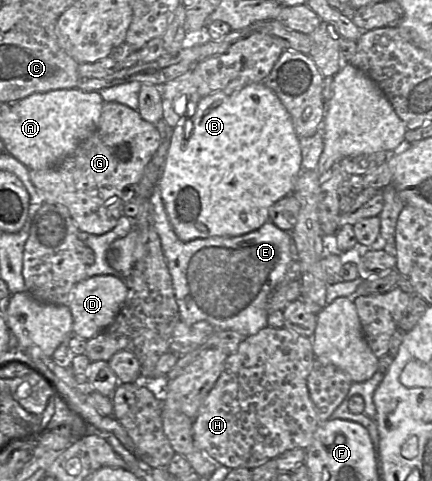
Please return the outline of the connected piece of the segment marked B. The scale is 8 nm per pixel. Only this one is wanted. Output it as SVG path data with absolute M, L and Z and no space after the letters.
M255 83L231 95L215 93L201 98L191 118L180 117L171 136L160 191L174 231L183 242L212 236L235 237L268 222L270 207L292 194L301 171L299 137L289 112L270 88Z

